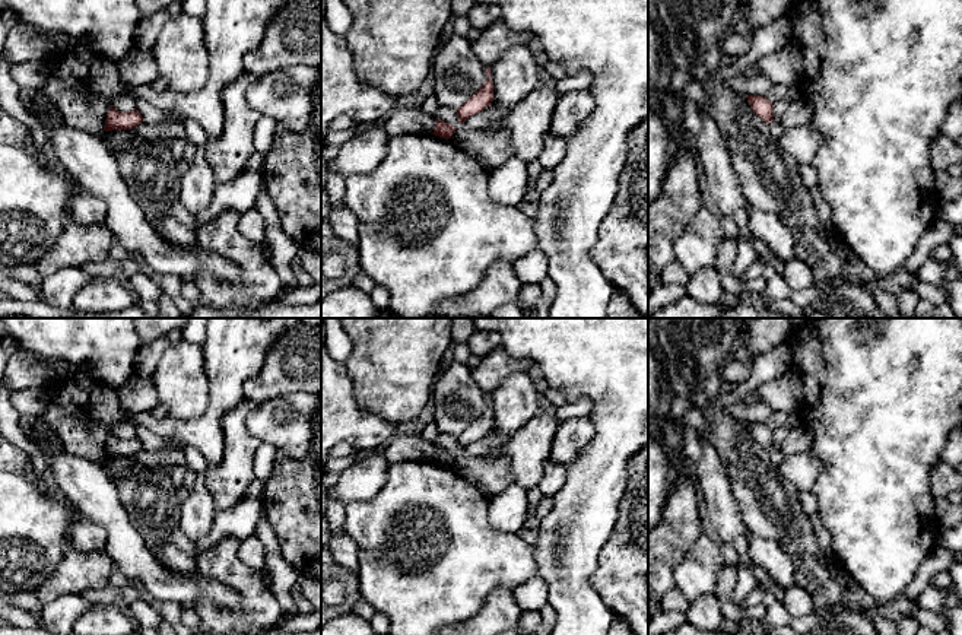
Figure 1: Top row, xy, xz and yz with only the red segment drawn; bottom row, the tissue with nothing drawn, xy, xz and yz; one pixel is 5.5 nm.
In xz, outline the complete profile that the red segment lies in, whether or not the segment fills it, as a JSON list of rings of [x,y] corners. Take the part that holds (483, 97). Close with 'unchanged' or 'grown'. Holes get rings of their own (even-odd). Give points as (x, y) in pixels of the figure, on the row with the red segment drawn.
[[[486,67],[488,80],[485,85],[457,111],[458,121],[463,124],[467,118],[479,114],[485,108],[488,108],[493,101],[493,83],[490,79],[490,69]]]; unchanged

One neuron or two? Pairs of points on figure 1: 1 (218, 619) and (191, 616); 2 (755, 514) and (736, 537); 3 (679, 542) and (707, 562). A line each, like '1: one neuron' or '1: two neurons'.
1: two neurons
2: two neurons
3: two neurons

